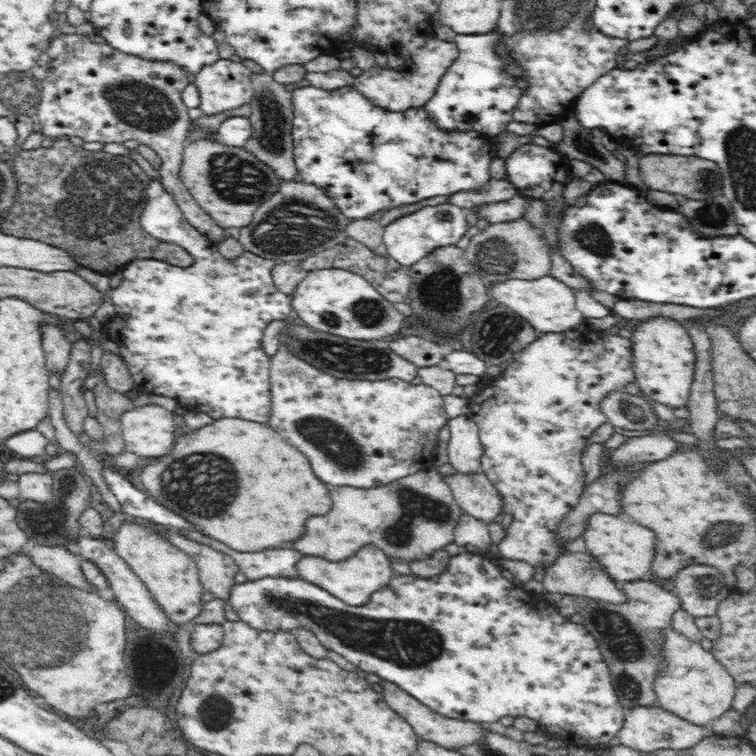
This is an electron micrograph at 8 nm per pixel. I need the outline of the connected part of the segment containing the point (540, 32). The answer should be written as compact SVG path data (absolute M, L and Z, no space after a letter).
M514 6L502 8L498 20L498 30L504 36L506 50L510 50L510 56L522 66L528 82L524 96L519 98L513 108L513 120L534 125L548 124L548 116L564 116L566 112L574 112L574 106L577 105L574 102L578 102L578 96L582 96L584 90L594 85L602 76L618 68L616 53L629 41L614 37L608 37L608 40L592 40L588 38L586 22L578 22L582 18L572 18L572 22L558 30L544 30L542 14L524 16L526 30L522 30Z

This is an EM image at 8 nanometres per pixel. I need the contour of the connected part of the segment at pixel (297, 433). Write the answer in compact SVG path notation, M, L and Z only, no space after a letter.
M282 345L278 353L271 358L269 396L271 398L272 410L269 414L270 426L276 432L280 432L292 446L296 446L300 452L304 452L304 456L308 458L312 470L314 470L314 474L322 482L334 484L334 486L376 488L431 467L431 463L434 461L434 449L438 444L438 433L444 426L448 425L450 420L445 411L443 396L432 386L423 385L422 383L418 384L418 386L412 386L412 384L408 384L408 382L400 378L389 378L386 380L344 380L344 378L334 378L334 376L330 378L330 374L326 374L326 372L311 366L302 358L294 356L290 350L287 350Z

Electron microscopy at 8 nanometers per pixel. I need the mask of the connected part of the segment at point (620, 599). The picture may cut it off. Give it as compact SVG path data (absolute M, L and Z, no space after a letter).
M572 553L571 556L560 557L551 570L545 572L543 586L546 592L559 592L573 596L587 596L594 601L604 601L612 604L625 603L626 595L619 583L609 577L602 565L588 554Z

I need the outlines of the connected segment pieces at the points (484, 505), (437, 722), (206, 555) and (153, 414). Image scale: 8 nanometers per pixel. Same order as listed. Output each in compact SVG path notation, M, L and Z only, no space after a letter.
M456 472L443 479L463 512L485 523L492 523L500 514L501 498L484 473Z
M381 679L378 684L383 690L383 698L387 701L387 705L395 710L408 724L412 725L414 732L418 734L420 740L430 741L433 744L443 746L445 749L462 749L470 746L470 744L478 744L483 742L480 740L482 734L486 736L489 730L484 732L484 728L478 722L461 721L455 718L448 718L437 712L433 712L424 703L416 700L411 694L404 692L396 684Z
M179 533L170 535L165 540L190 555L197 565L199 579L205 591L214 594L216 599L224 600L232 594L232 588L236 586L234 576L240 569L231 556Z
M156 404L134 407L122 413L120 425L127 450L139 456L168 454L176 438L173 412Z

